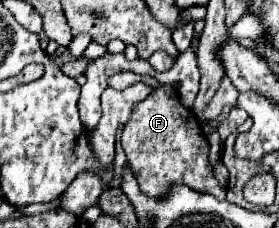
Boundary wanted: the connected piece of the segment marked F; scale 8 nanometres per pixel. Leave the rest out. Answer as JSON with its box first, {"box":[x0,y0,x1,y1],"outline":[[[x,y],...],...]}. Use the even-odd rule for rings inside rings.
{"box":[109,73,225,199],"outline":[[[117,73],[109,77],[109,87],[121,91],[133,83],[149,83],[153,91],[147,99],[133,105],[133,113],[123,127],[121,145],[125,149],[127,161],[133,167],[133,173],[139,181],[139,189],[145,195],[165,197],[173,185],[187,185],[199,193],[211,193],[217,199],[225,199],[225,189],[217,183],[213,167],[209,165],[209,143],[203,137],[201,125],[195,119],[195,113],[185,109],[179,103],[177,91],[169,85],[161,85],[155,79],[143,79],[135,73]]]}

